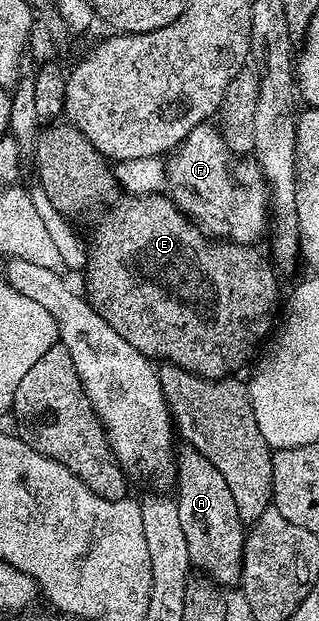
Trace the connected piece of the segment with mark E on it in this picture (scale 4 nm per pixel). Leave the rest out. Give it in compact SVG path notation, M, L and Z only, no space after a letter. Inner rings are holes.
M46 124L37 134L36 153L37 177L41 180L39 188L45 193L47 199L55 205L58 211L68 219L76 219L75 217L79 216L80 213L87 212L88 209L93 209L94 215L97 216L93 221L93 234L90 235L89 239L87 237L87 260L83 268L86 289L84 289L84 292L87 294L87 300L93 306L93 310L99 315L103 315L103 319L107 319L107 323L111 327L115 327L115 331L119 331L119 335L123 335L123 339L127 339L127 343L131 343L131 347L135 347L135 351L139 351L144 357L150 358L154 362L183 367L183 371L191 371L195 375L206 377L212 381L218 381L220 377L234 376L238 372L236 369L243 368L245 360L249 356L251 356L250 358L254 356L253 348L261 340L264 342L270 336L271 330L275 325L275 318L279 313L276 277L278 274L270 264L267 264L267 261L265 265L264 259L256 253L256 248L248 245L237 245L233 241L210 239L190 218L186 217L173 204L168 196L161 193L134 195L122 191L119 188L117 178L113 175L110 162L102 157L101 152L71 124Z

